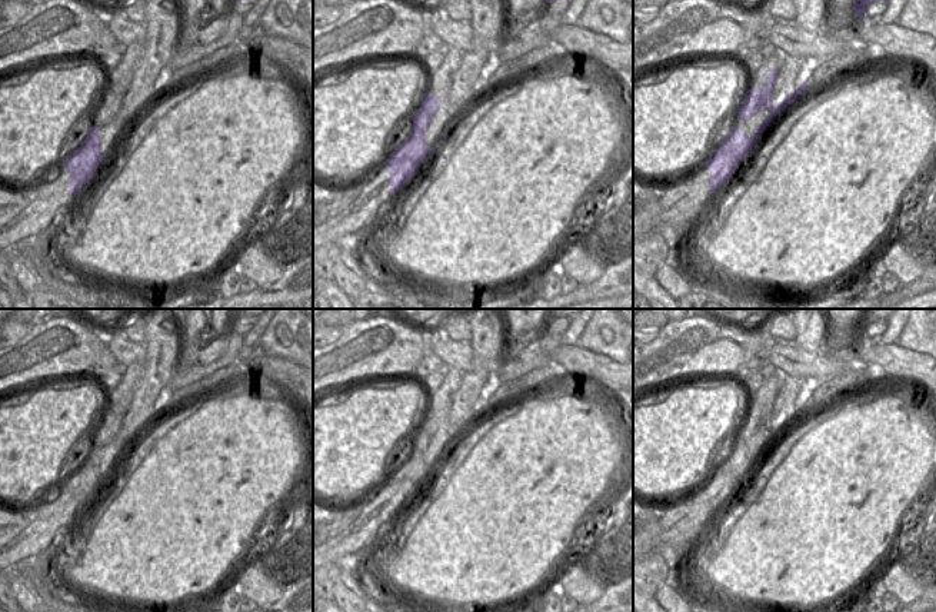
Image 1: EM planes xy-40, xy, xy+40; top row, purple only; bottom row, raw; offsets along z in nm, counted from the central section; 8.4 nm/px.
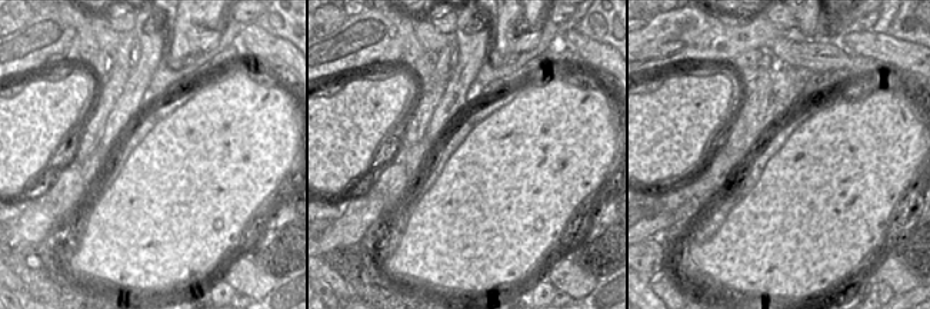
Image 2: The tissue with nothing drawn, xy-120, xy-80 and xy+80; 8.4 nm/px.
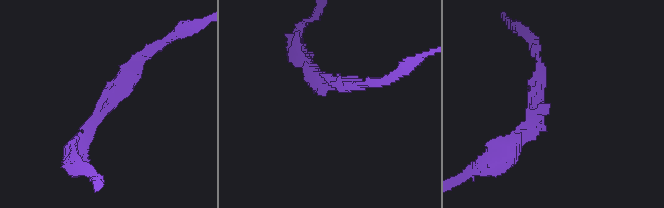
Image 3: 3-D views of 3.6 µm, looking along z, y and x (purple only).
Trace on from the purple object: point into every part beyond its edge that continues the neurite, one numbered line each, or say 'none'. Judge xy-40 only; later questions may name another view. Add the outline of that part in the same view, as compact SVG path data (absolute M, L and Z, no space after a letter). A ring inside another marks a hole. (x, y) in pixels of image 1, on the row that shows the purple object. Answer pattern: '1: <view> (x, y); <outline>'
none

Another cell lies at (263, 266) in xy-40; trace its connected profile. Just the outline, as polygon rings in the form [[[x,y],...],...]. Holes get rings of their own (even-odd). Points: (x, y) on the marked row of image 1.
[[[247,243],[236,257],[240,275],[252,279],[257,287],[267,287],[283,275],[287,260],[279,250],[267,250],[260,243]]]

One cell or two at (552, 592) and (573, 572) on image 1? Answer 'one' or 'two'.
two

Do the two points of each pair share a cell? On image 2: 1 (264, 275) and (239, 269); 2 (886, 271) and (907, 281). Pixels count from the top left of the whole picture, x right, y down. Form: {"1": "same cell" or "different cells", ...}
{"1": "same cell", "2": "same cell"}

